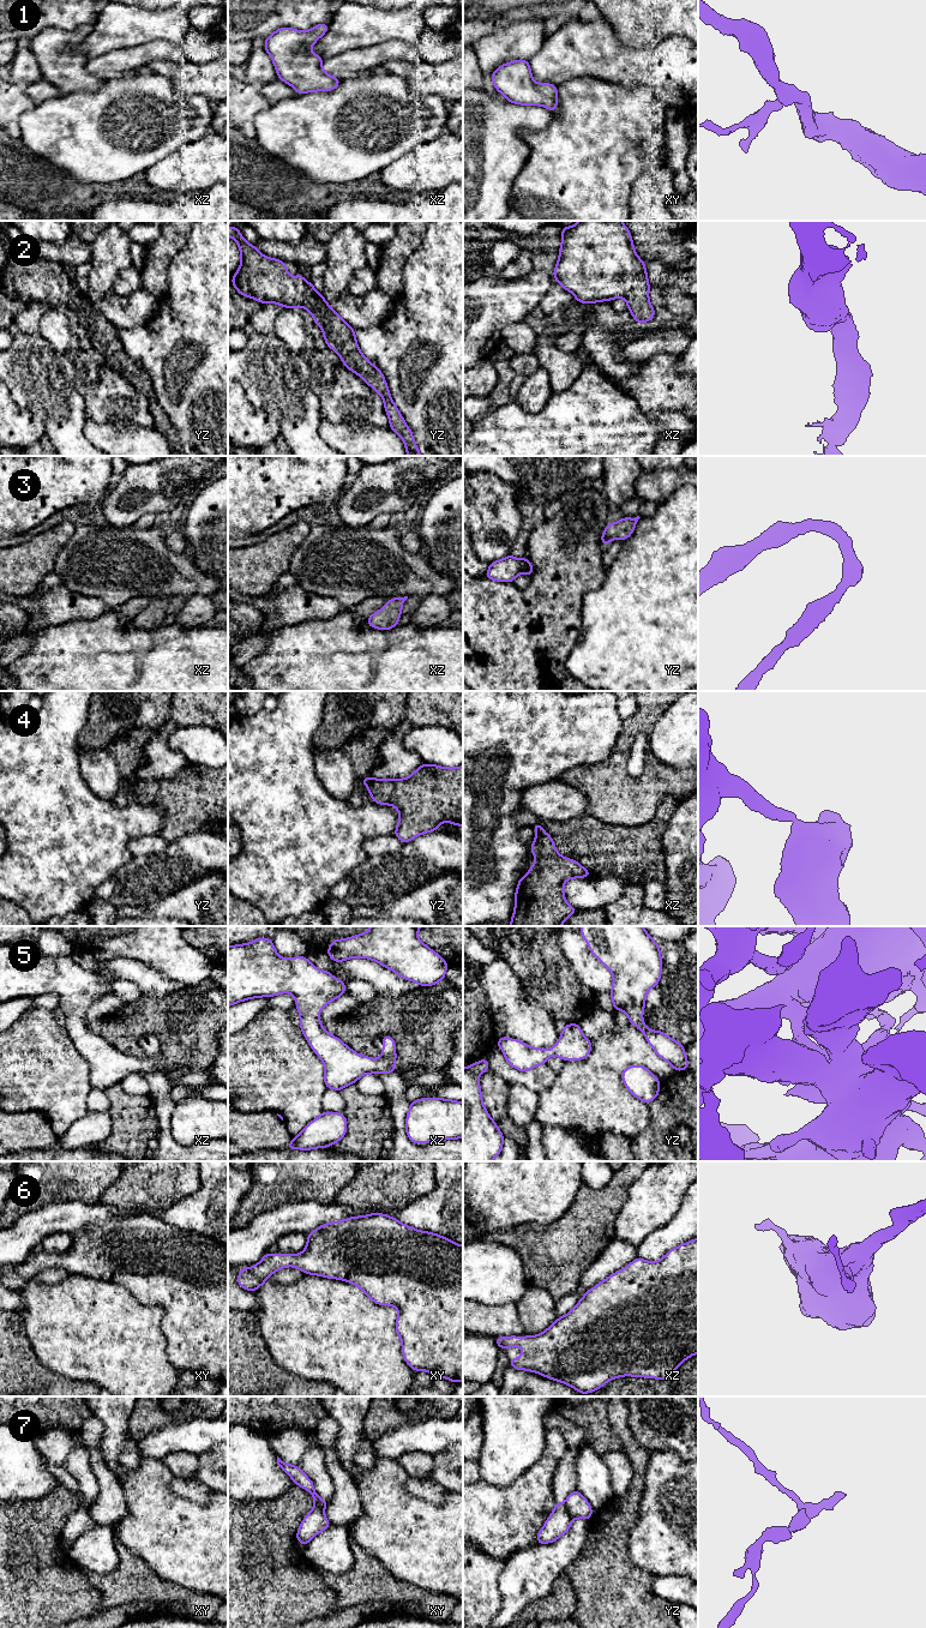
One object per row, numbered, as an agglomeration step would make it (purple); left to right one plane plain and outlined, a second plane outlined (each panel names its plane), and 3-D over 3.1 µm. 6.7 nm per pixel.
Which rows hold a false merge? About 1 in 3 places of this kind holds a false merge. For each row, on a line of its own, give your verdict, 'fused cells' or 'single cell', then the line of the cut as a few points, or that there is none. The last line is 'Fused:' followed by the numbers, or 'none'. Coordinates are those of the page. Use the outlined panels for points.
1: single cell; cut none
2: single cell; cut none
3: single cell; cut none
4: fused cells; cut yz (372, 779), (366, 785)
5: single cell; cut none
6: single cell; cut none
7: fused cells; cut yz (564, 1503), (572, 1518)
Fused: 4, 7

